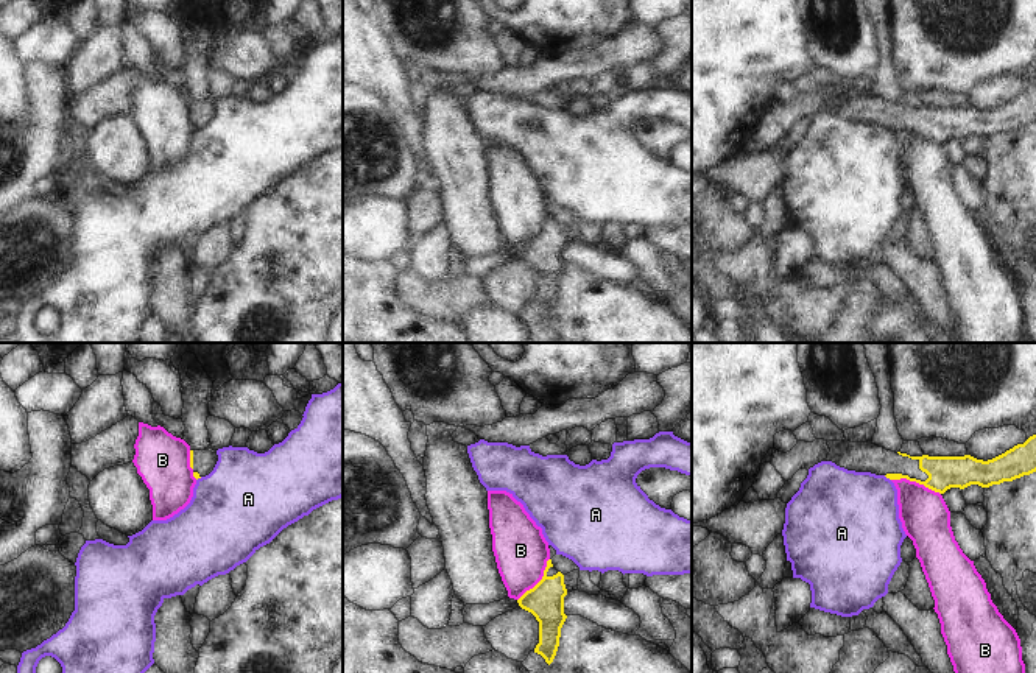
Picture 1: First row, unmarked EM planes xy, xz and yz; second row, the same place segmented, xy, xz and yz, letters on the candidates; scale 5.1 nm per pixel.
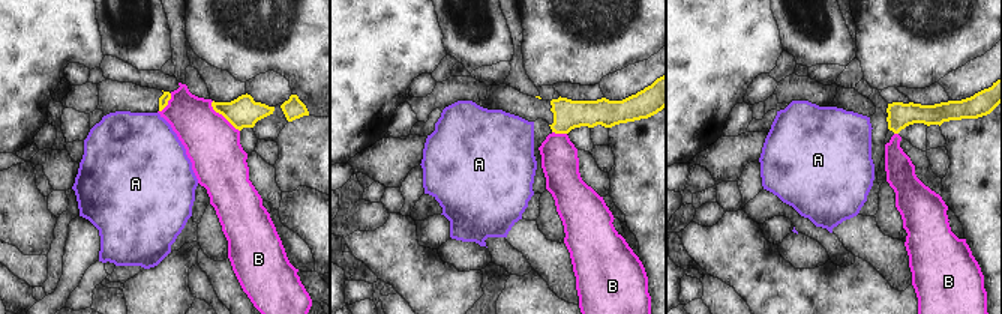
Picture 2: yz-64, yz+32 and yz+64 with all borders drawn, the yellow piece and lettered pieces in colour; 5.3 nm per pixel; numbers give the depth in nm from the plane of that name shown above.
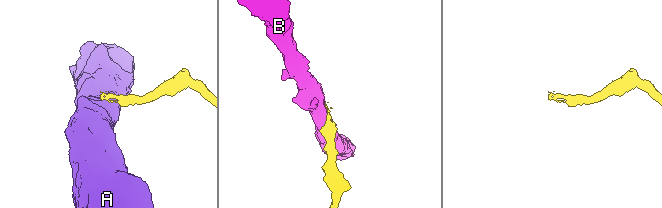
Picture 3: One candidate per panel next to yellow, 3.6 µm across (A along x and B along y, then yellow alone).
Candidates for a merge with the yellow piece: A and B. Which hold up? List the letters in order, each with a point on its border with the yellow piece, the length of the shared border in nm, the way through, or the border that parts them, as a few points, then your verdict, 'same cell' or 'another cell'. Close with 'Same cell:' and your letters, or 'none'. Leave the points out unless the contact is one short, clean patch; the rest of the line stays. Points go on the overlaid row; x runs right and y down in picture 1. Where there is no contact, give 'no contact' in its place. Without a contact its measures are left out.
A: yz (887, 477) | 50 nm | along yz (884, 475), (890, 480) | another cell
B: yz (916, 482) | 260 nm | another cell
Same cell: none

